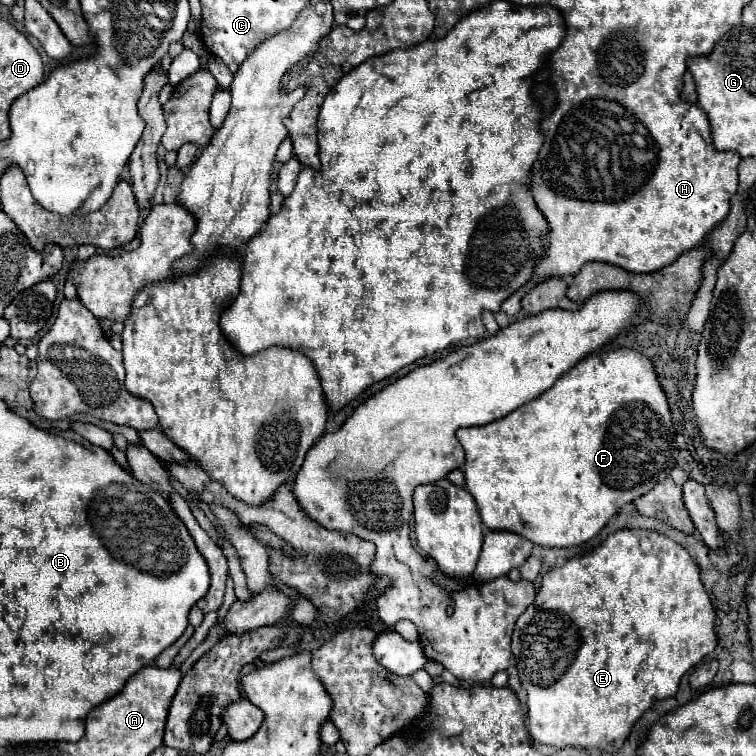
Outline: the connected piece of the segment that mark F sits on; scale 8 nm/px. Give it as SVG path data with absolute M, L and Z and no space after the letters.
M630 348L586 356L536 400L486 426L460 428L456 436L466 450L466 490L474 496L482 522L490 530L508 530L552 548L580 546L594 538L624 504L666 480L680 452L654 364Z

